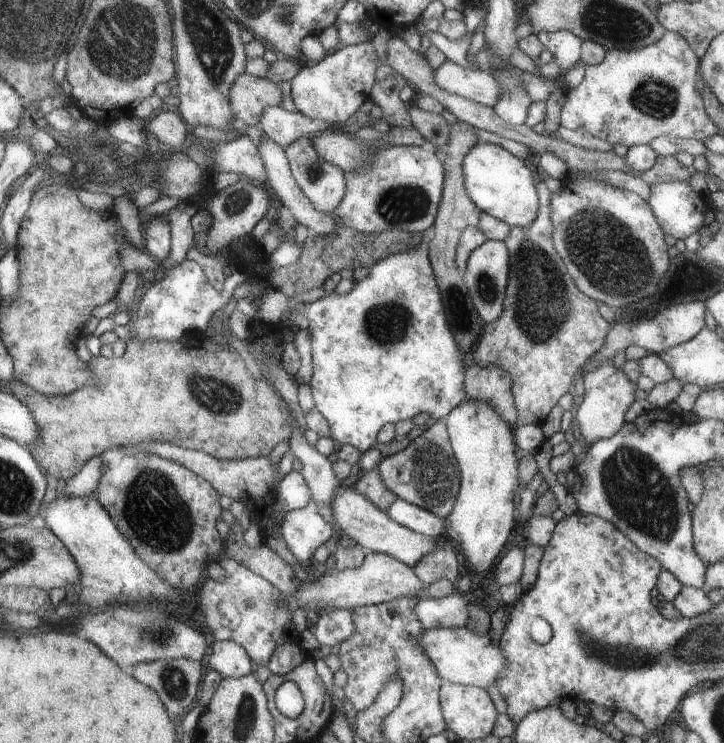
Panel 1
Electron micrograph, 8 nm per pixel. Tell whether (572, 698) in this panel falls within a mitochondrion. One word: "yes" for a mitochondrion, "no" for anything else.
no

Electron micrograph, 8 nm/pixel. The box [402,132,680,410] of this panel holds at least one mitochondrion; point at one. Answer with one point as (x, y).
(601, 248)

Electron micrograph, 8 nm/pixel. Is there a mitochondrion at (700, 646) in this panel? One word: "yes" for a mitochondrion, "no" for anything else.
yes

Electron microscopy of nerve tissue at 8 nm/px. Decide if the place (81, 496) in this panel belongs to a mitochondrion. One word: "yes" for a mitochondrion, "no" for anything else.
no

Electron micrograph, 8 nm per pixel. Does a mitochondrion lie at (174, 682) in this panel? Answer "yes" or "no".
yes

